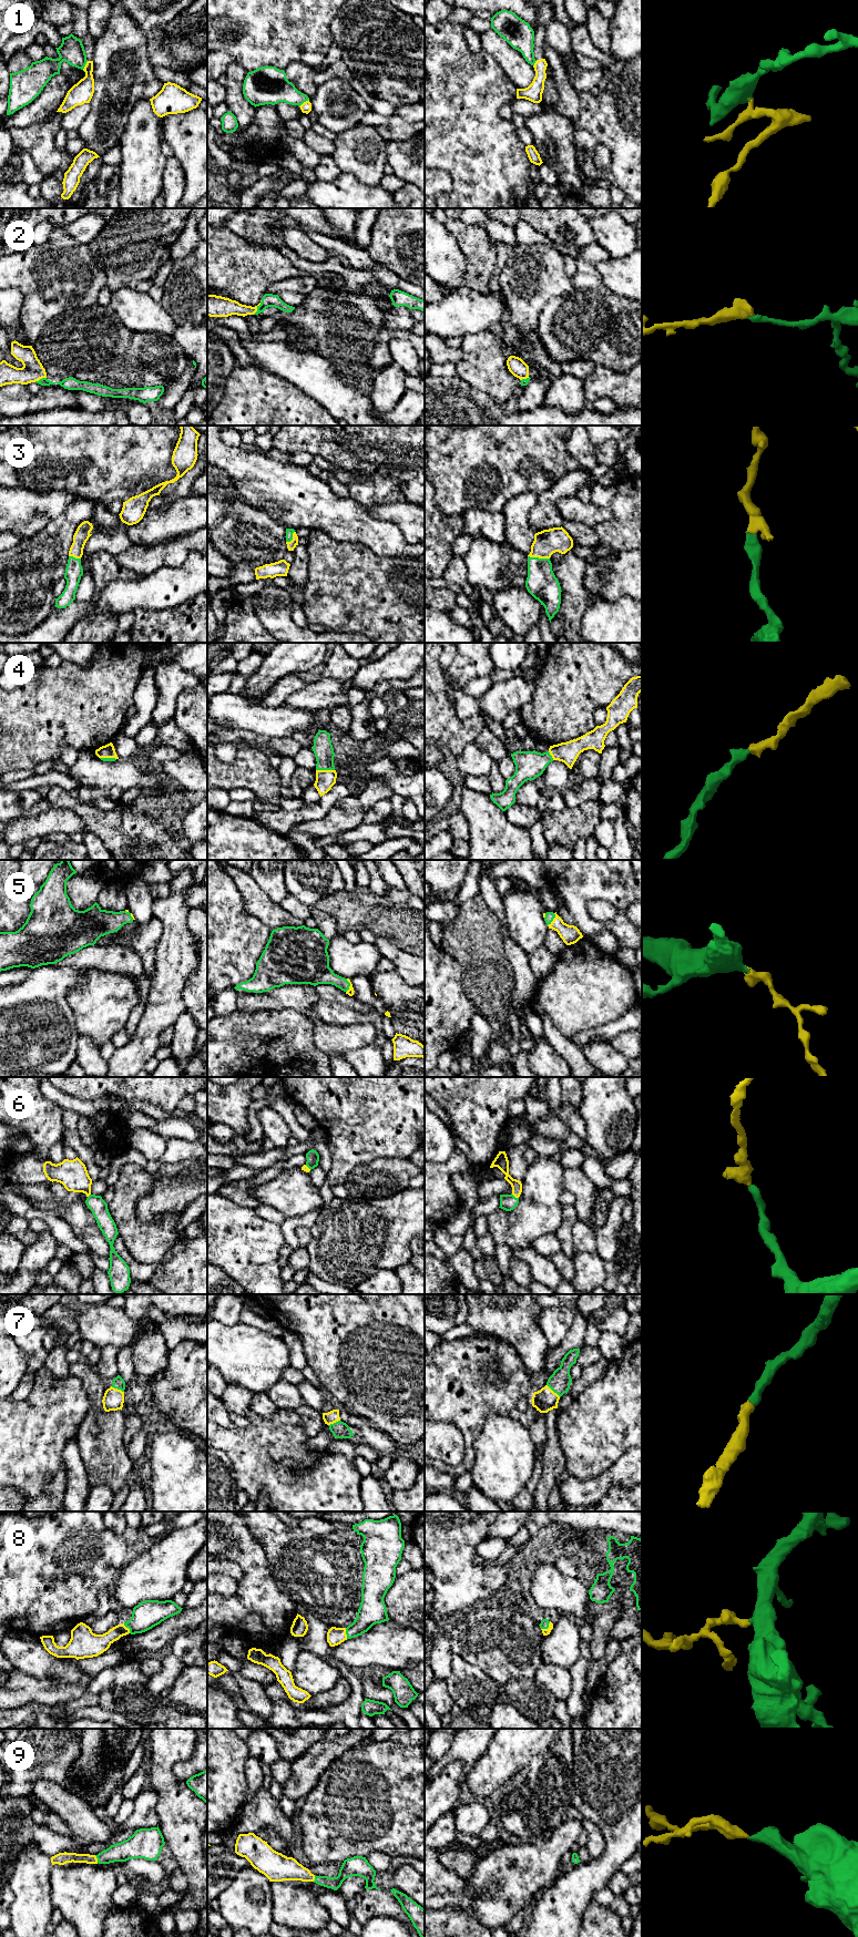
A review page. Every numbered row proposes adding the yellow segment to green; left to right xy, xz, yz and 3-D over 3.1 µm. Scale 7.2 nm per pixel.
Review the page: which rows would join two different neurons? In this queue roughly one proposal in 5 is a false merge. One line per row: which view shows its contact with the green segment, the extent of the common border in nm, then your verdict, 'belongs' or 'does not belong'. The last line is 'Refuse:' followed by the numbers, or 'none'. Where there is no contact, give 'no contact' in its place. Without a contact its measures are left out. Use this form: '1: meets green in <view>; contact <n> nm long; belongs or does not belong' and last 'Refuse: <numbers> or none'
1: meets green in xz; contact 90 nm long; does not belong
2: meets green in xz; contact 120 nm long; belongs
3: meets green in yz; contact 160 nm long; belongs
4: meets green in xz; contact 140 nm long; belongs
5: meets green in yz; contact 110 nm long; belongs
6: meets green in yz; contact 70 nm long; belongs
7: meets green in yz; contact 140 nm long; belongs
8: meets green in yz; contact 90 nm long; belongs
9: meets green in xy; contact 60 nm long; belongs
Refuse: 1

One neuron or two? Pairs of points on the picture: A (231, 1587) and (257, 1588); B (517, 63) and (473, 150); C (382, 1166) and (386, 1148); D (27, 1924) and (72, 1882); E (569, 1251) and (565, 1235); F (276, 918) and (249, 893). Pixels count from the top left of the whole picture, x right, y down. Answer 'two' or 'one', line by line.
A: two
B: two
C: two
D: two
E: one
F: one

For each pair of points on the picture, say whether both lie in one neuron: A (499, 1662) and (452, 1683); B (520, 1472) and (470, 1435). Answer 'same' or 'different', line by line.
A: different
B: different

